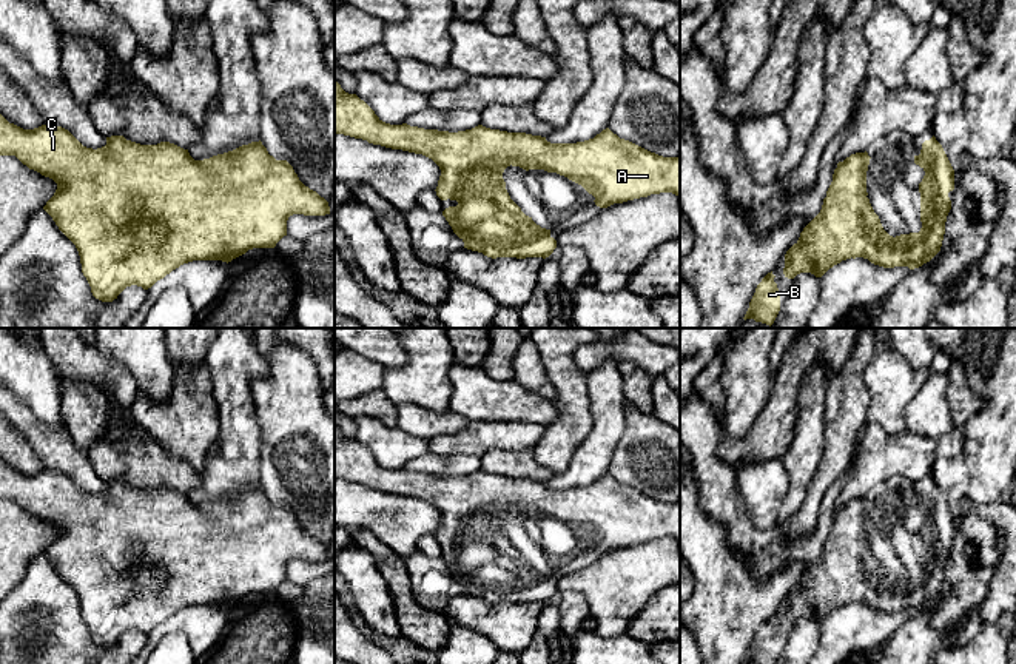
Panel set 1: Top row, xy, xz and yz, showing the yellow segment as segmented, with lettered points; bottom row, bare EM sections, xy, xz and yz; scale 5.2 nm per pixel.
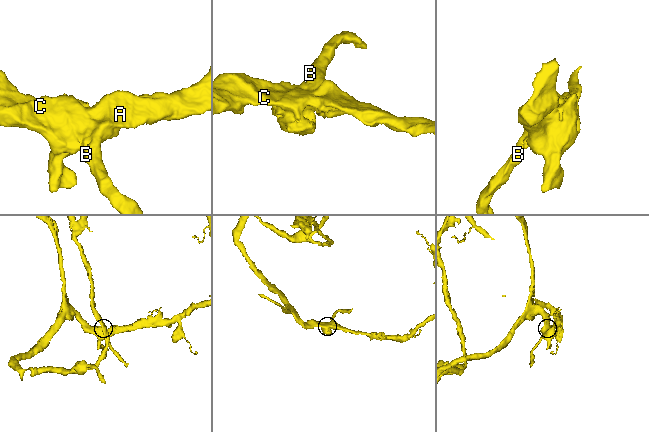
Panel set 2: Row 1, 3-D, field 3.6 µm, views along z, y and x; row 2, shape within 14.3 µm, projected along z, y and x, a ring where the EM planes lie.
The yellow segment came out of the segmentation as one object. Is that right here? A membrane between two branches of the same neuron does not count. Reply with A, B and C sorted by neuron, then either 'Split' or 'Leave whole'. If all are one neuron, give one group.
Groups: A B C. Leave whole

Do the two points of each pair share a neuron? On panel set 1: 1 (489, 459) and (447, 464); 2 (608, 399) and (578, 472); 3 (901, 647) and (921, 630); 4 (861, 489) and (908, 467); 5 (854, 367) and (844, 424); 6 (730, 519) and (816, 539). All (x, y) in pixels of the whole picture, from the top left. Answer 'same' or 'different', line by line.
1: different
2: same
3: same
4: same
5: same
6: same

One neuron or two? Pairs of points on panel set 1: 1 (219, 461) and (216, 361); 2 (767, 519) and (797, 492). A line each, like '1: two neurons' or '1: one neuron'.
1: one neuron
2: two neurons

